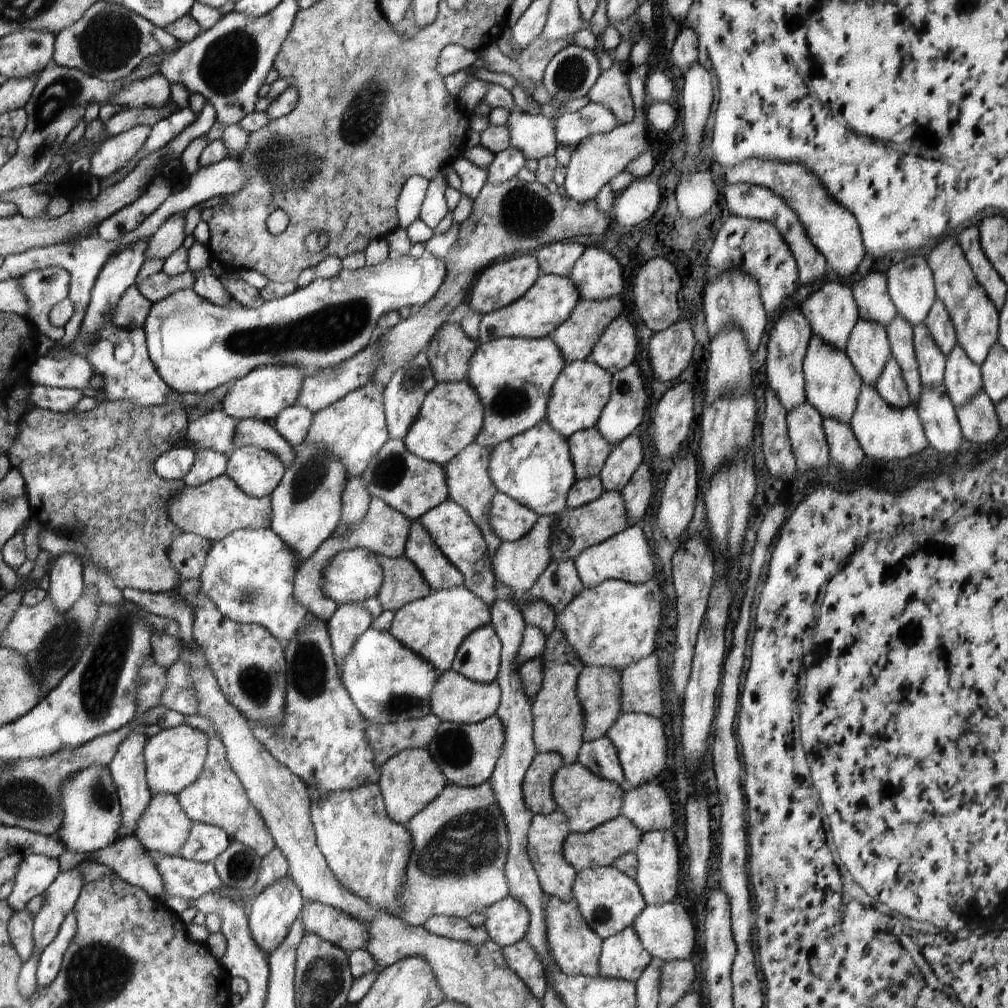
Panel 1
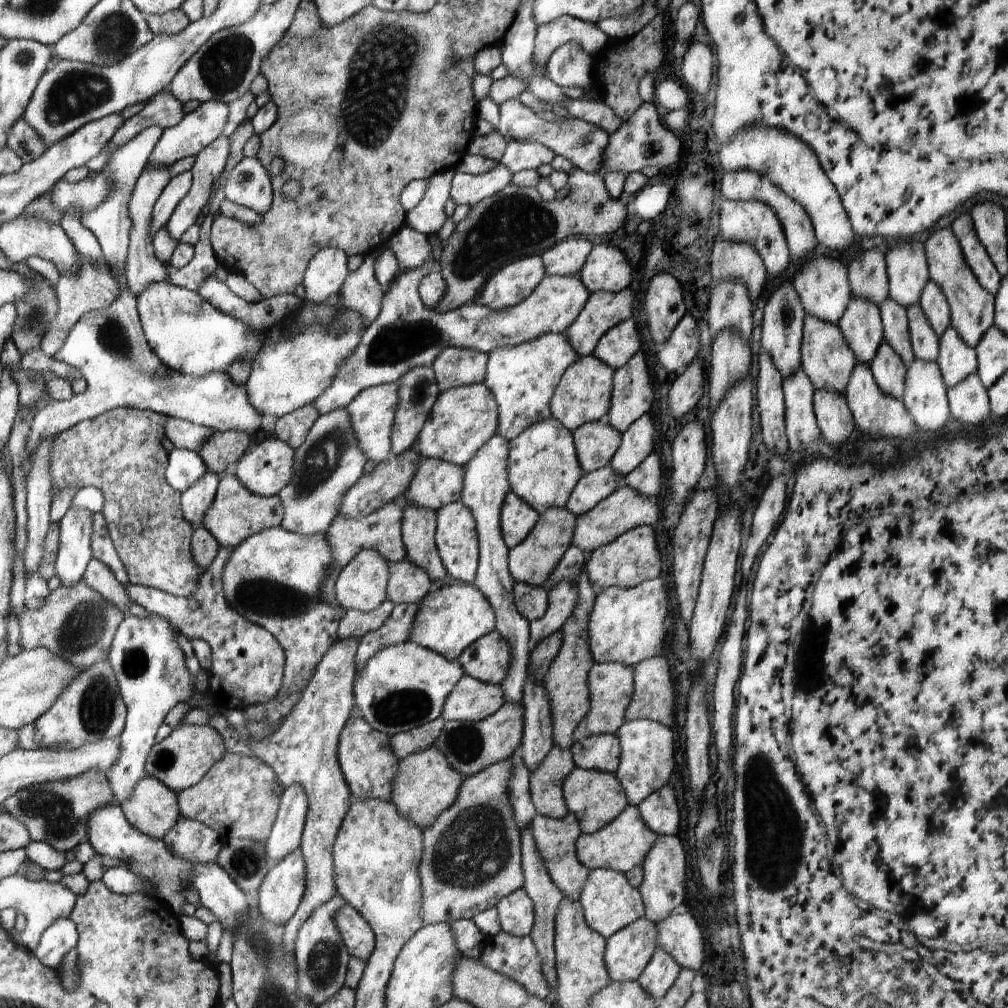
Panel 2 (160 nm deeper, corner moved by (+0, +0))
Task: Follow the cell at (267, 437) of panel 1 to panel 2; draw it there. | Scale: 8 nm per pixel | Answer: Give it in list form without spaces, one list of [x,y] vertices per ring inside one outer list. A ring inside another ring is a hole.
[[[215,431],[198,454],[207,465],[207,470],[218,473],[219,480],[222,480],[232,474],[241,456],[249,450],[252,438],[240,431]]]

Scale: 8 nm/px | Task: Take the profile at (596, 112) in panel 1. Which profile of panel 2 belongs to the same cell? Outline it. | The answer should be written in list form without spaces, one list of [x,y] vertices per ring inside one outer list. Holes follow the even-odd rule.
[[[518,99],[509,100],[499,106],[497,131],[506,139],[507,144],[510,141],[540,143],[587,173],[598,173],[601,170],[609,137],[601,128],[580,119],[572,119],[568,115],[564,115],[560,123],[539,117]]]

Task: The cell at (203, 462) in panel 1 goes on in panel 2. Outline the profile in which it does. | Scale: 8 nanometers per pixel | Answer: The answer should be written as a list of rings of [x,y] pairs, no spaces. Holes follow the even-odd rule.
[[[207,471],[192,486],[182,493],[182,509],[186,520],[193,528],[202,526],[206,511],[212,506],[218,494],[218,473]]]

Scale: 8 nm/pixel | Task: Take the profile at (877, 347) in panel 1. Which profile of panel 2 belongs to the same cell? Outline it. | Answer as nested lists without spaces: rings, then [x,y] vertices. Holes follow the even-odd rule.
[[[853,295],[837,324],[857,362],[869,366],[884,340],[879,306]]]

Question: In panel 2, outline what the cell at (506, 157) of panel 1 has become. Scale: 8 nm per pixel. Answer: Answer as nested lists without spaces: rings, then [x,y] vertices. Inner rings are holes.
[[[500,164],[479,175],[455,170],[449,192],[450,199],[455,205],[474,206],[508,186],[511,183],[511,176],[511,172]]]

